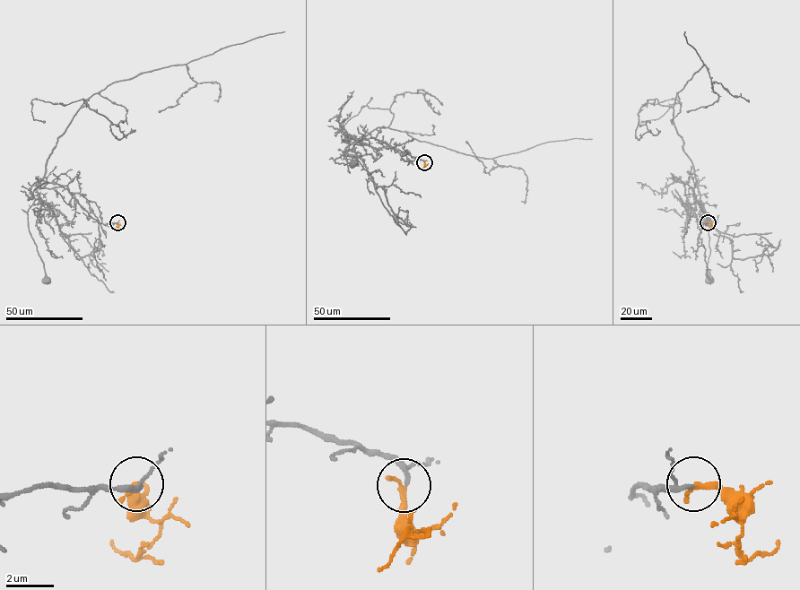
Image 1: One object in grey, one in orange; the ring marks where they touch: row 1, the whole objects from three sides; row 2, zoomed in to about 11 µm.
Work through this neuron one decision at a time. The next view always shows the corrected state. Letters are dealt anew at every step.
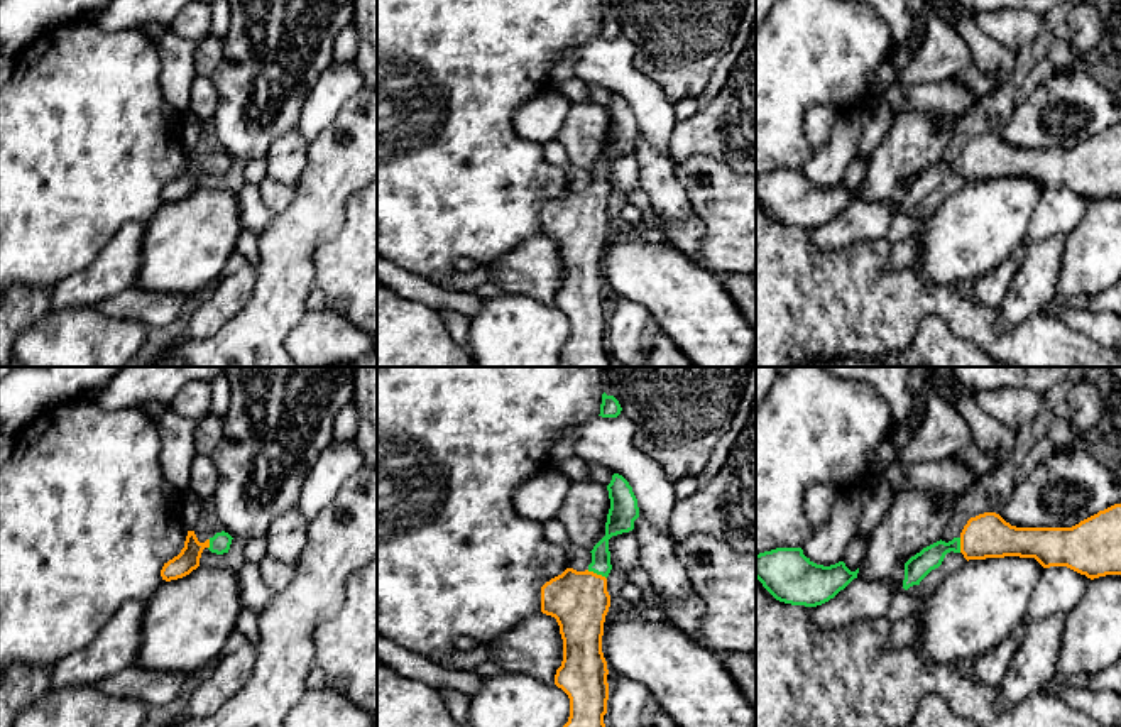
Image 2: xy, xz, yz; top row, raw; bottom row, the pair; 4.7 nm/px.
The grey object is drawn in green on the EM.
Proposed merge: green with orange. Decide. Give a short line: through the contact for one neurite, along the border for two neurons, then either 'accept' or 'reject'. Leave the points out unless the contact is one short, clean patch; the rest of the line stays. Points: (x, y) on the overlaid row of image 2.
line xz (616, 524), (604, 540), (597, 573), (579, 601); accept

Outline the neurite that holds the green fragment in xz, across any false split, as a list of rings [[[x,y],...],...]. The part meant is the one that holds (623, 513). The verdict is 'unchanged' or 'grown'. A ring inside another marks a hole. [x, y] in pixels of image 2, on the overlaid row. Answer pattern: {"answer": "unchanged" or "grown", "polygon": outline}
{"answer": "grown", "polygon": [[[614,473],[607,490],[610,509],[605,536],[590,551],[588,568],[566,568],[541,587],[541,612],[556,619],[563,639],[563,661],[555,675],[555,685],[570,698],[570,717],[563,727],[605,727],[609,670],[602,636],[610,607],[609,539],[632,531],[639,517],[637,499],[622,475]]]}

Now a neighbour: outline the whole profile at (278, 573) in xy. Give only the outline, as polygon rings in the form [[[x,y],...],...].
[[[265,553],[265,556],[259,561],[259,571],[262,575],[262,580],[267,582],[269,590],[272,593],[279,593],[294,578],[296,563],[279,561]]]

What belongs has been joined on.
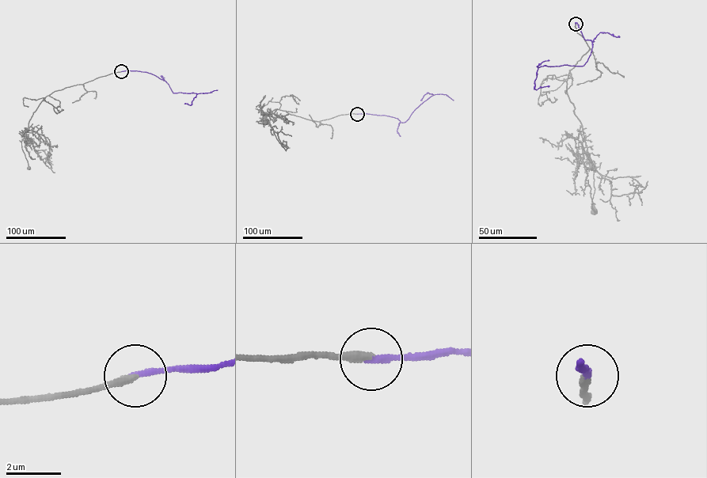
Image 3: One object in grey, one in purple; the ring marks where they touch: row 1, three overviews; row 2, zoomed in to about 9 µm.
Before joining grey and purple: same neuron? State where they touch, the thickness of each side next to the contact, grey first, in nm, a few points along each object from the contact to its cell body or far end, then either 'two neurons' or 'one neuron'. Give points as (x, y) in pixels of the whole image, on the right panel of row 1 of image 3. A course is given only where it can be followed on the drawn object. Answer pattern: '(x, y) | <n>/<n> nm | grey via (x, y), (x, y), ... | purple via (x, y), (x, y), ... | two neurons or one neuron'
(575, 24) | 280/240 nm | grey via (575, 24), (577, 32), (590, 49), (570, 70), (567, 93), (581, 123), (592, 163), (593, 212) | purple via (575, 24), (584, 39), (592, 42), (590, 55), (583, 66), (538, 67), (534, 89), (549, 86) | one neuron

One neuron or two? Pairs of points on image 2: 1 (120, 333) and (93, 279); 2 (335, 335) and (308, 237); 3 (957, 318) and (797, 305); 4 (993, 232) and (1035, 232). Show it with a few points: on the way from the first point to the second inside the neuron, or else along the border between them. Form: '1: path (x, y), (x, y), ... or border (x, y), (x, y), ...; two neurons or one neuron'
1: border (93, 305), (54, 310); two neurons
2: border (308, 310), (284, 342); two neurons
3: path (917, 305), (837, 305); one neuron
4: border (1042, 195), (1025, 242); two neurons

